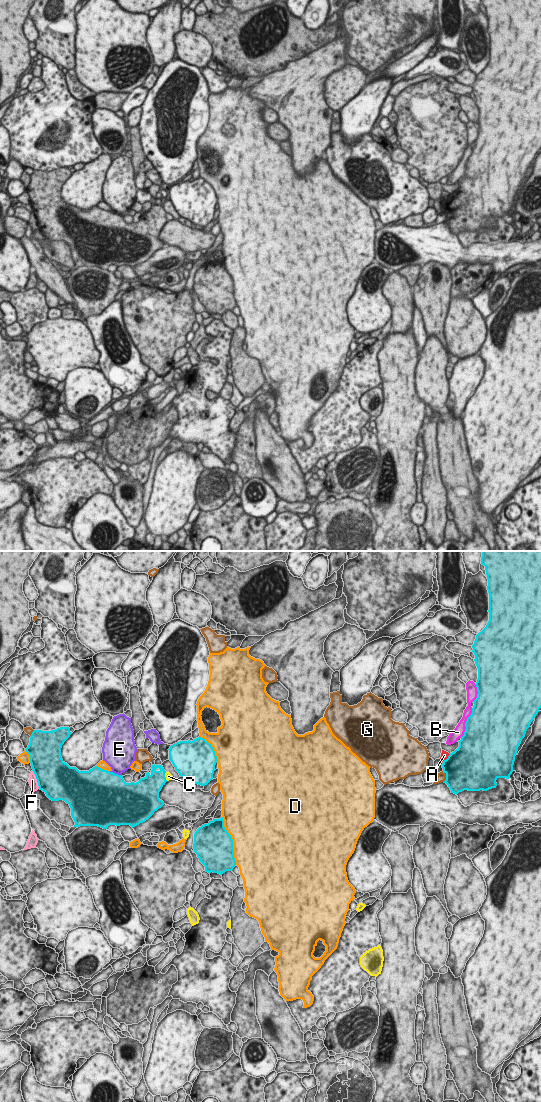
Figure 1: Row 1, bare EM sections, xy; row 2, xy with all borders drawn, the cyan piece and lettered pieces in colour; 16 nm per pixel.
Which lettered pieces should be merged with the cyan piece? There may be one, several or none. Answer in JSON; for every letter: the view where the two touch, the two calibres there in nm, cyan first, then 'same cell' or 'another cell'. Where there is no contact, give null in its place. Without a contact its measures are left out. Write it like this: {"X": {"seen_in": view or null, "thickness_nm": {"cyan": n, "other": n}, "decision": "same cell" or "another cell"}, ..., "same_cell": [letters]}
{"A": {"seen_in": "xy", "thickness_nm": {"cyan": 500, "other": 130}, "decision": "another cell"}, "B": {"seen_in": "xy", "thickness_nm": {"cyan": 480, "other": 180}, "decision": "another cell"}, "C": {"seen_in": "xy", "thickness_nm": {"cyan": 320, "other": 100}, "decision": "another cell"}, "D": {"seen_in": "xy", "thickness_nm": {"cyan": 500, "other": 480}, "decision": "another cell"}, "E": {"seen_in": "xy", "thickness_nm": {"cyan": 500, "other": 380}, "decision": "another cell"}, "F": {"seen_in": "xy", "thickness_nm": {"cyan": 500, "other": 130}, "decision": "another cell"}, "G": {"seen_in": "xy", "thickness_nm": {"cyan": 500, "other": 160}, "decision": "another cell"}, "same_cell": []}

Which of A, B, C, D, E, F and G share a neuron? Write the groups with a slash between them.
A B D / C / E / F / G

